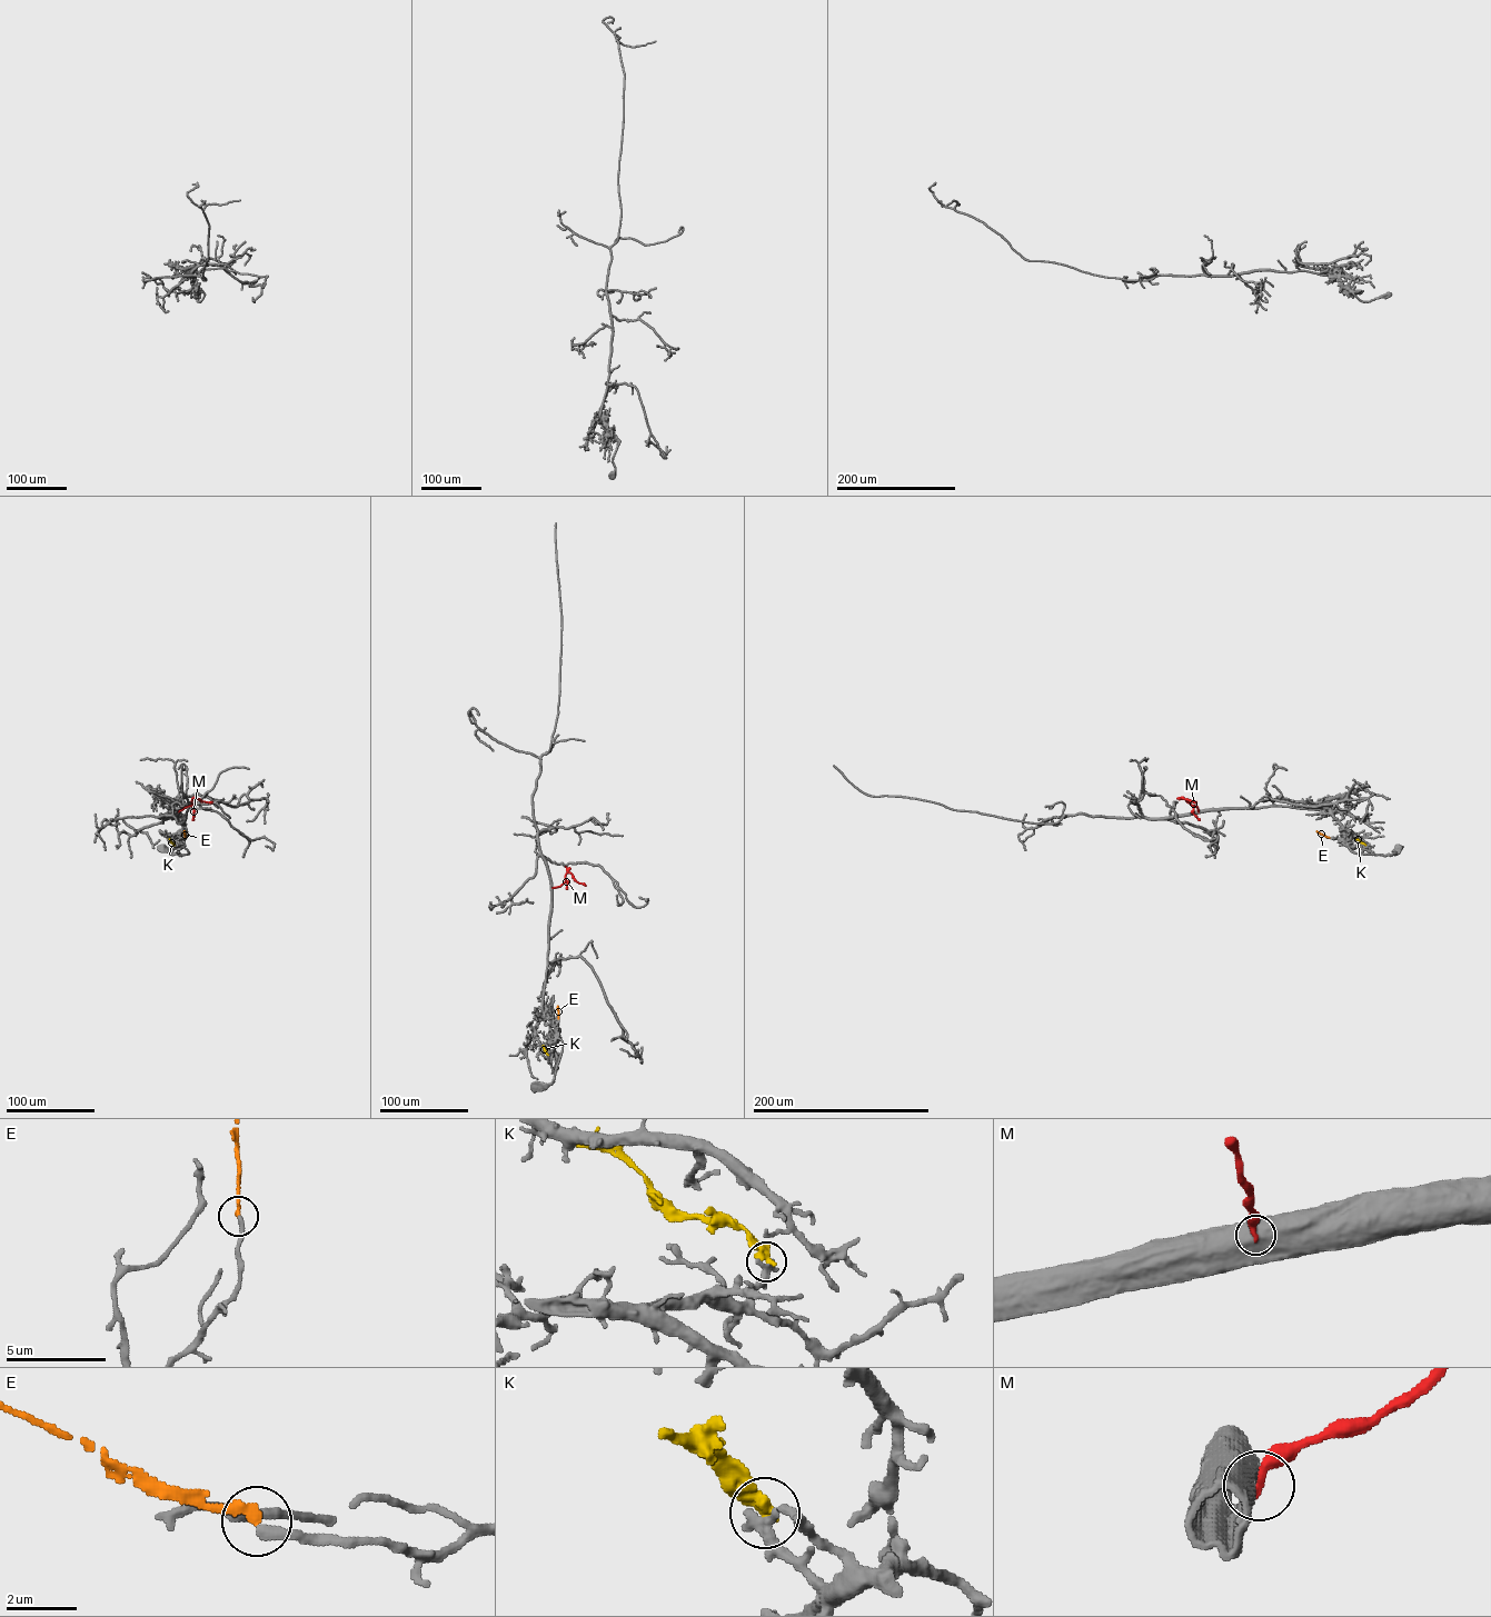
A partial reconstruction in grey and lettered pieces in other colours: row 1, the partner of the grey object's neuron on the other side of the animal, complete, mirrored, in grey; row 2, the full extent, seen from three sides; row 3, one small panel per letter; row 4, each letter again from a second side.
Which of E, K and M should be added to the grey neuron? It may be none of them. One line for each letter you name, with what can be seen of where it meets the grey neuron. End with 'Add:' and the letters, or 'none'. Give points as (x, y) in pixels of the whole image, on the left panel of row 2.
Add: none

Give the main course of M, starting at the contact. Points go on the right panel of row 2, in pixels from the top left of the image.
M: (1199, 811), (1183, 798), (1196, 801)

